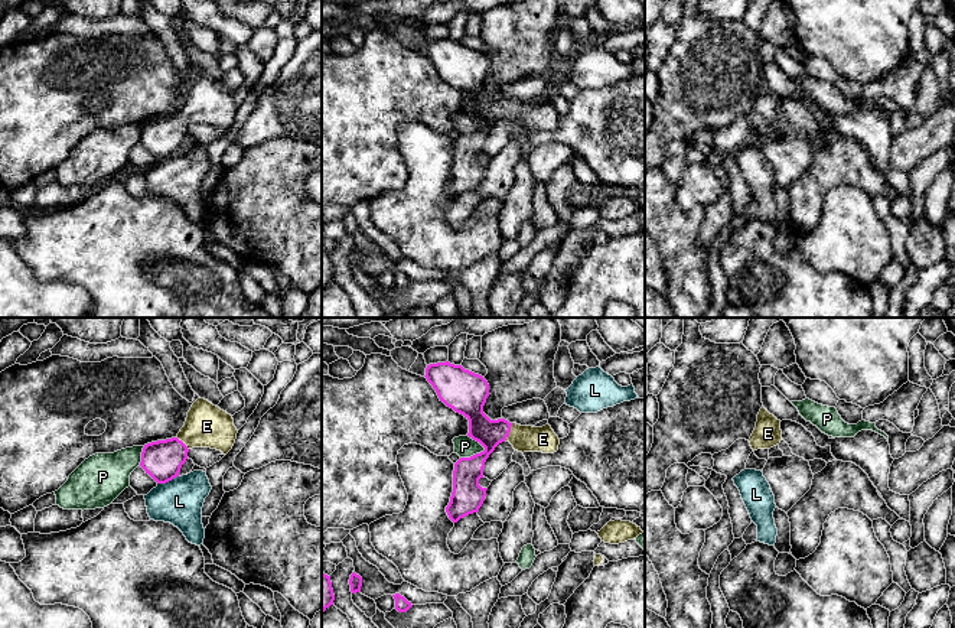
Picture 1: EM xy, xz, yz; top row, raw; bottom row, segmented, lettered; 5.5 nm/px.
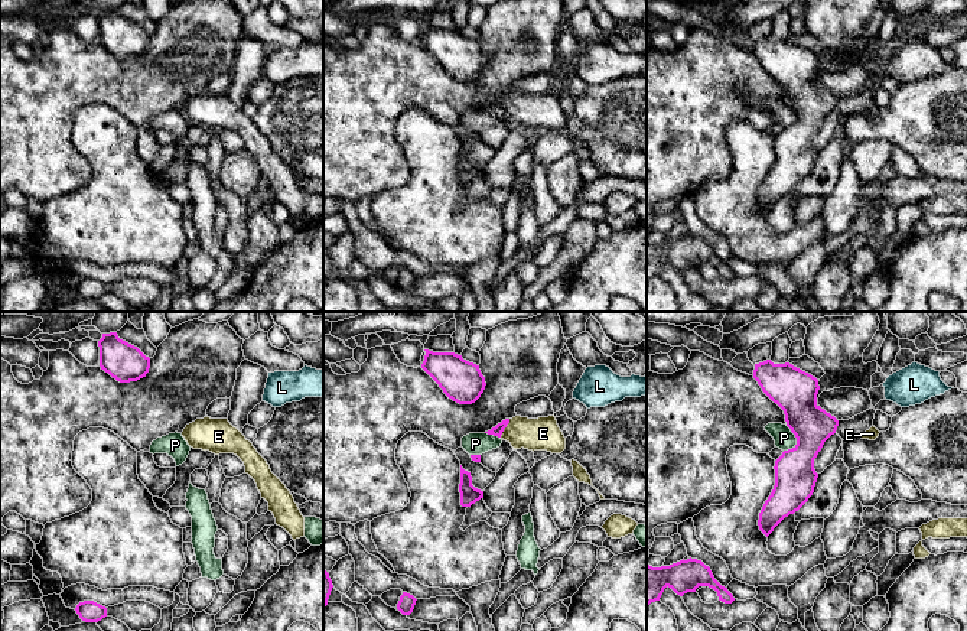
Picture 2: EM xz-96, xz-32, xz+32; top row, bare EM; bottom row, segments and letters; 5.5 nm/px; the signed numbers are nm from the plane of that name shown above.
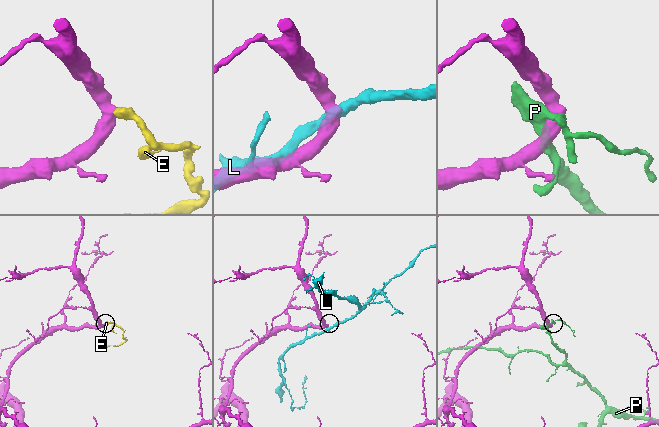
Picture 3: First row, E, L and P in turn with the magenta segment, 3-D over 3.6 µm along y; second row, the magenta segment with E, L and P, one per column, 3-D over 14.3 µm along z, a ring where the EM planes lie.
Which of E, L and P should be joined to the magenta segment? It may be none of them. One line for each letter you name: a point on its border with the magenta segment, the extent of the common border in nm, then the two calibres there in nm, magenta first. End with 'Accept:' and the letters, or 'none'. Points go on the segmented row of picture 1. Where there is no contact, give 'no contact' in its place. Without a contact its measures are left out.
E: xz (508, 432) | 100 nm | 160/140 nm
Accept: E

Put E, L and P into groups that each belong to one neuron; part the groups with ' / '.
E / L / P

